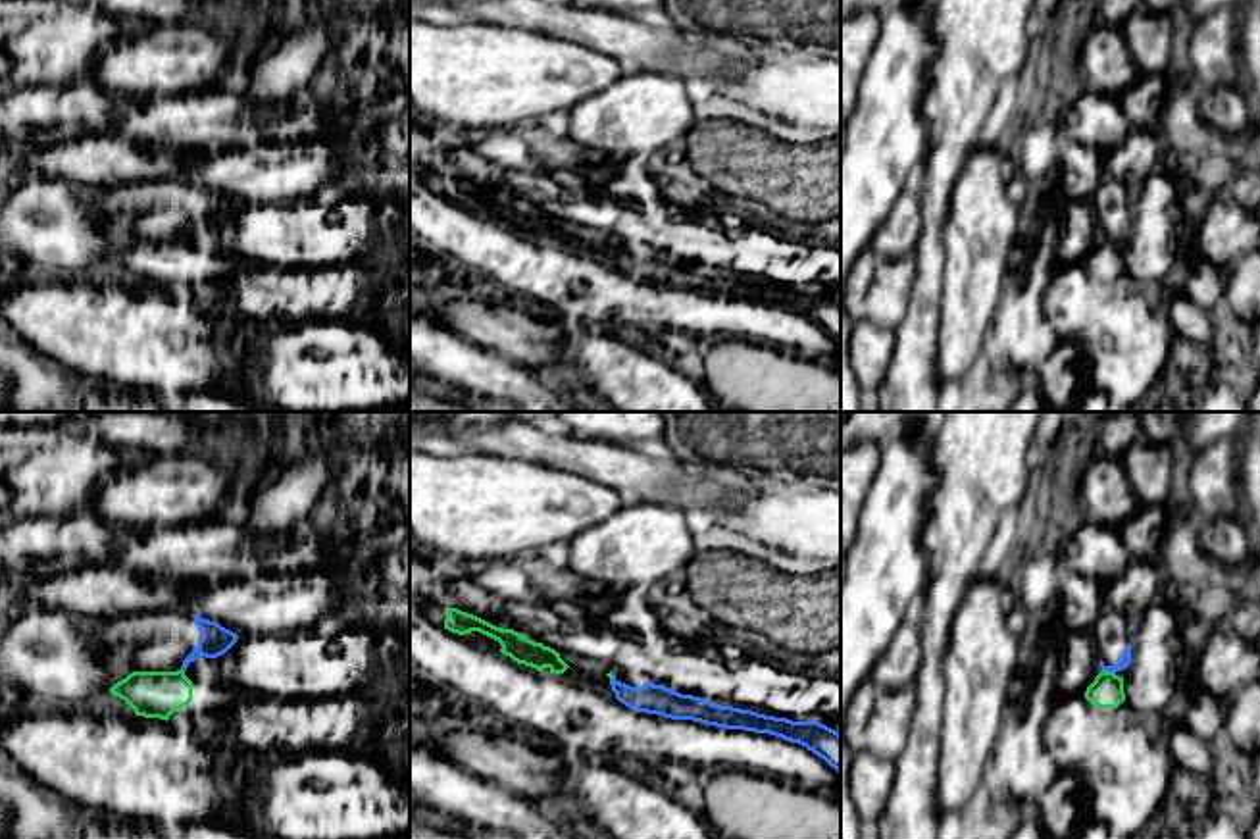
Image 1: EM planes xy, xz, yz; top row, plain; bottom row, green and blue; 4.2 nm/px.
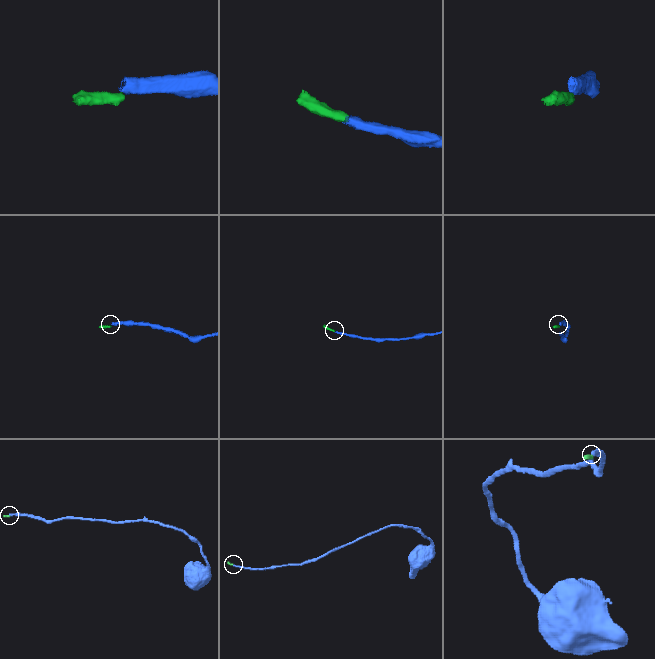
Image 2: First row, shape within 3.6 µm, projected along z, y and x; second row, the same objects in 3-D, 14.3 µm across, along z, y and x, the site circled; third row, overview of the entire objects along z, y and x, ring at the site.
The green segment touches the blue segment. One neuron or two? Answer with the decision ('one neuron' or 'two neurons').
two neurons

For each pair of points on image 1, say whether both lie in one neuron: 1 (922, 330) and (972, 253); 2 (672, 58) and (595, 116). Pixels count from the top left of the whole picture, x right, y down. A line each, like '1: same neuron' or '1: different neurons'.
1: different neurons
2: different neurons

